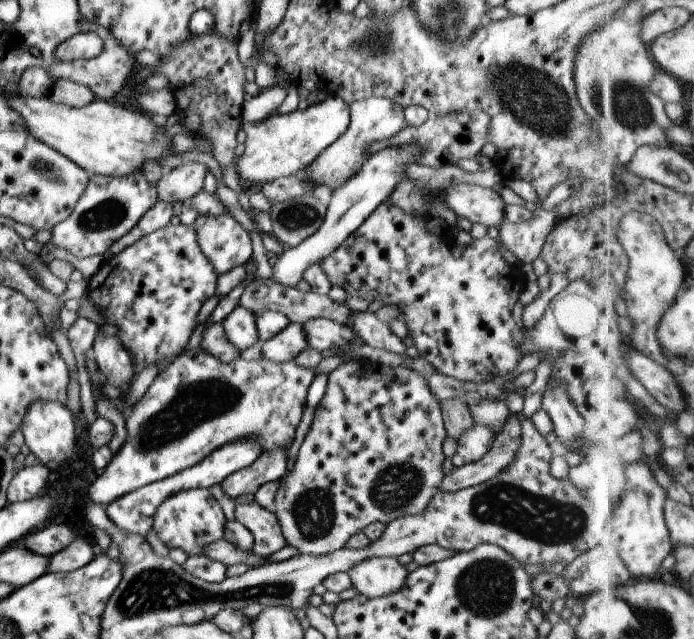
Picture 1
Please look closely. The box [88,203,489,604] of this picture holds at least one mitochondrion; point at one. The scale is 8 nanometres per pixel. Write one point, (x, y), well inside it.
(194, 406)

